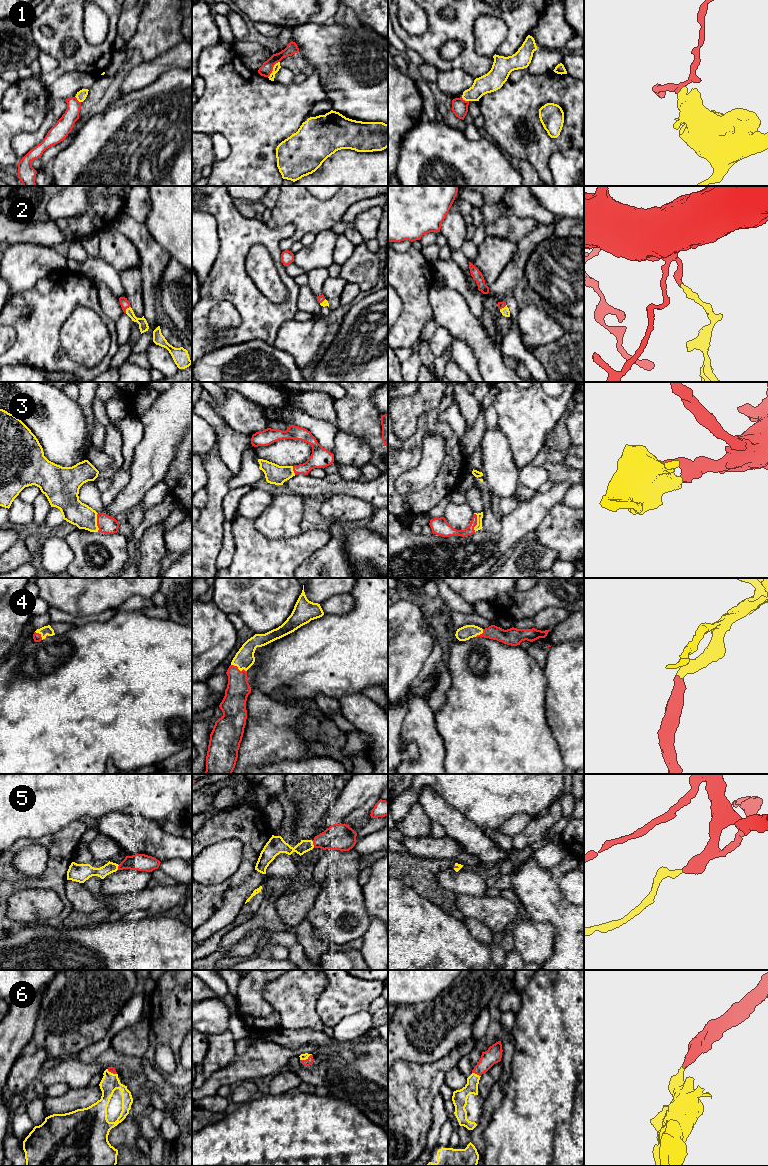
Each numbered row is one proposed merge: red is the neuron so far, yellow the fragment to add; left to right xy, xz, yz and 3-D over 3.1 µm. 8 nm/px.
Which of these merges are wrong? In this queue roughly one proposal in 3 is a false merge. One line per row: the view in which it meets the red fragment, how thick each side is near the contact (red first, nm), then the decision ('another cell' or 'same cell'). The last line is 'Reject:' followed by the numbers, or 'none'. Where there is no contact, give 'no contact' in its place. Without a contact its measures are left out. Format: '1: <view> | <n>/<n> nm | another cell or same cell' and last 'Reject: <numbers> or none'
1: xz | 100/50 nm | another cell
2: xy | 70/80 nm | same cell
3: yz | 110/50 nm | same cell
4: xz | 190/160 nm | same cell
5: xz | 220/100 nm | same cell
6: yz | 140/120 nm | same cell
Reject: 1

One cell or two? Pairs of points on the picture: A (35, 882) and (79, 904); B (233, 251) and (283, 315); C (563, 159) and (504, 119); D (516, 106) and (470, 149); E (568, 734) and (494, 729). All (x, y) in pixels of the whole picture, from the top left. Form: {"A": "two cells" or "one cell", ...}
{"A": "two cells", "B": "one cell", "C": "two cells", "D": "two cells", "E": "two cells"}

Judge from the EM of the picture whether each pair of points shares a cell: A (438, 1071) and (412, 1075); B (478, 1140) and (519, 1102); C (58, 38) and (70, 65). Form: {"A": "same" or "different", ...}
{"A": "same", "B": "different", "C": "same"}

